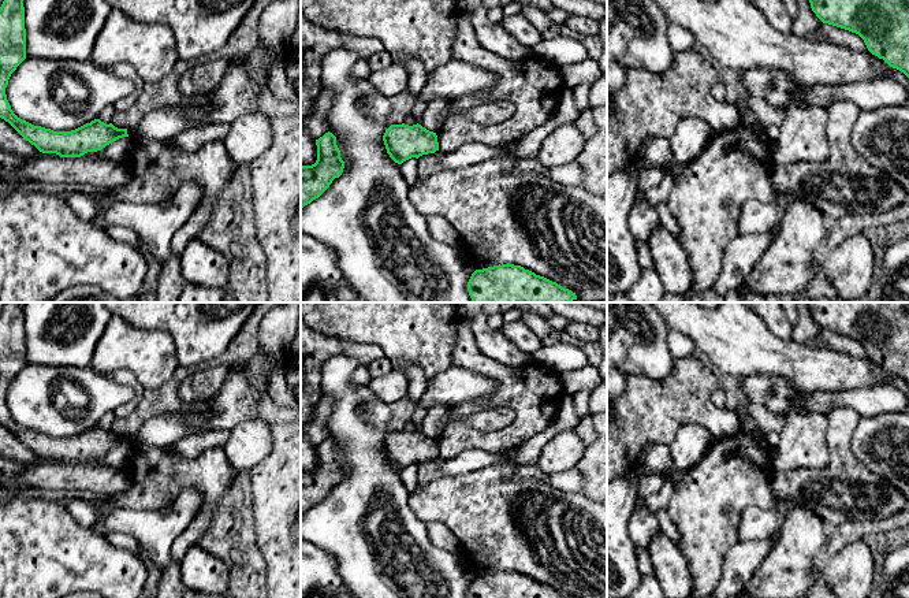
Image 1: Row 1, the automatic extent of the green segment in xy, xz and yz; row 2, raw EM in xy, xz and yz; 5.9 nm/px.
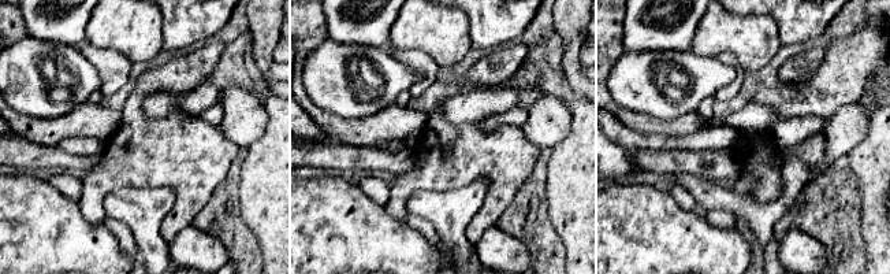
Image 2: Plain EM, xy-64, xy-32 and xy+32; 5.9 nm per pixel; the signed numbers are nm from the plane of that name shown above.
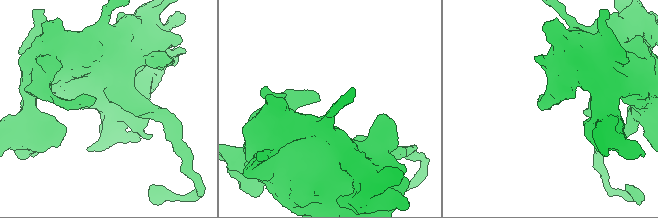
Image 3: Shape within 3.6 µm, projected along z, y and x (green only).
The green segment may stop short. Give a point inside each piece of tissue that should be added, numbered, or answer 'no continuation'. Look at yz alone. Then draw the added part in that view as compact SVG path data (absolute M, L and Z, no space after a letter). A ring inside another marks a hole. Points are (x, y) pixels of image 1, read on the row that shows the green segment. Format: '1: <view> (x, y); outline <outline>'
no continuation

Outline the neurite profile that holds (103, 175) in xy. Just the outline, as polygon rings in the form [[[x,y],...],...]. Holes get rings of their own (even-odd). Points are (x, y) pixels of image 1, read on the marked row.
[[[42,156],[22,160],[18,172],[27,181],[51,185],[79,183],[93,187],[97,193],[113,192],[130,181],[127,163],[86,157]]]

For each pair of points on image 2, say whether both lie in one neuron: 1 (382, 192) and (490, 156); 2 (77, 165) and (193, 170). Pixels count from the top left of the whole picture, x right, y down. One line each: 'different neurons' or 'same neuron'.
1: different neurons
2: different neurons

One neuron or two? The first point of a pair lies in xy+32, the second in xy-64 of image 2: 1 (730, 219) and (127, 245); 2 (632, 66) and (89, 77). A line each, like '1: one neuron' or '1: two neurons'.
1: one neuron
2: one neuron

